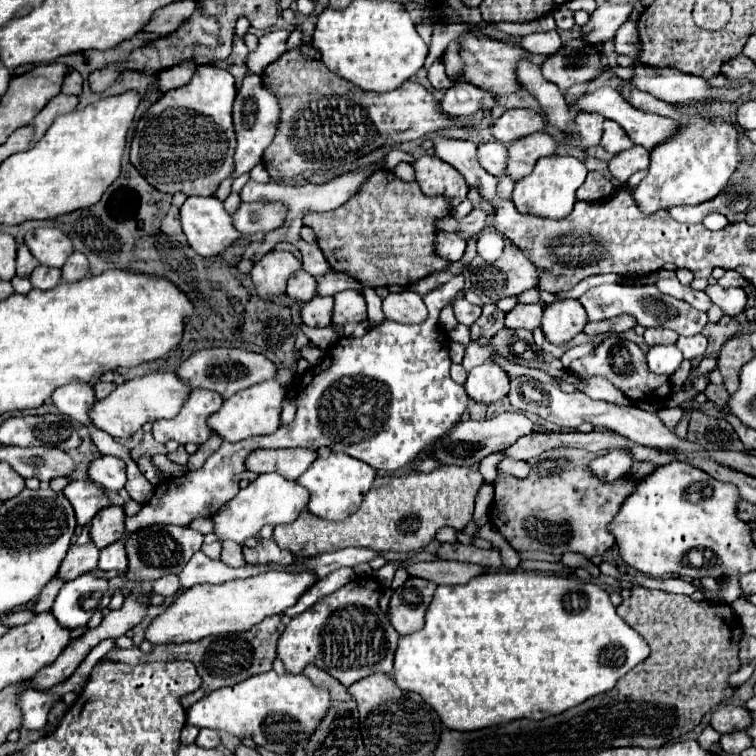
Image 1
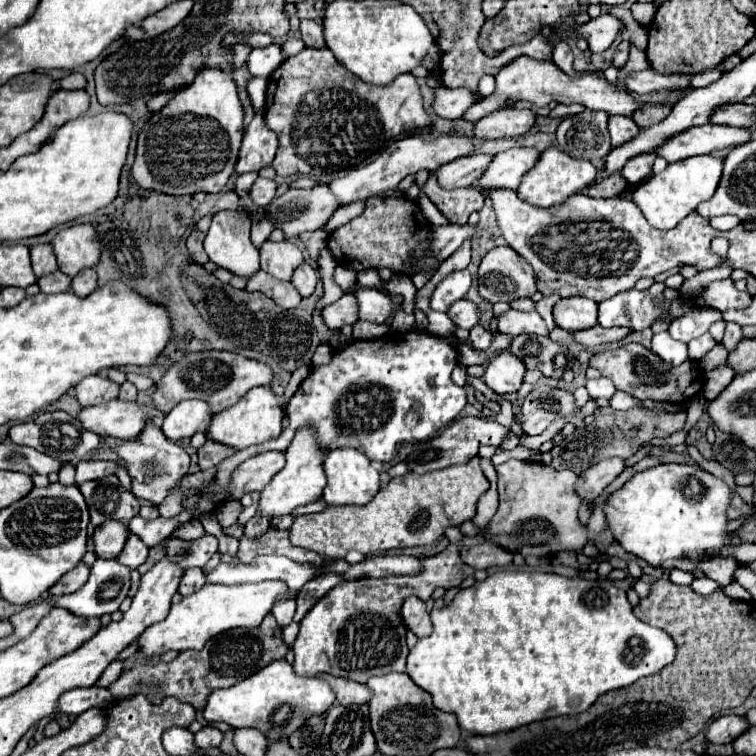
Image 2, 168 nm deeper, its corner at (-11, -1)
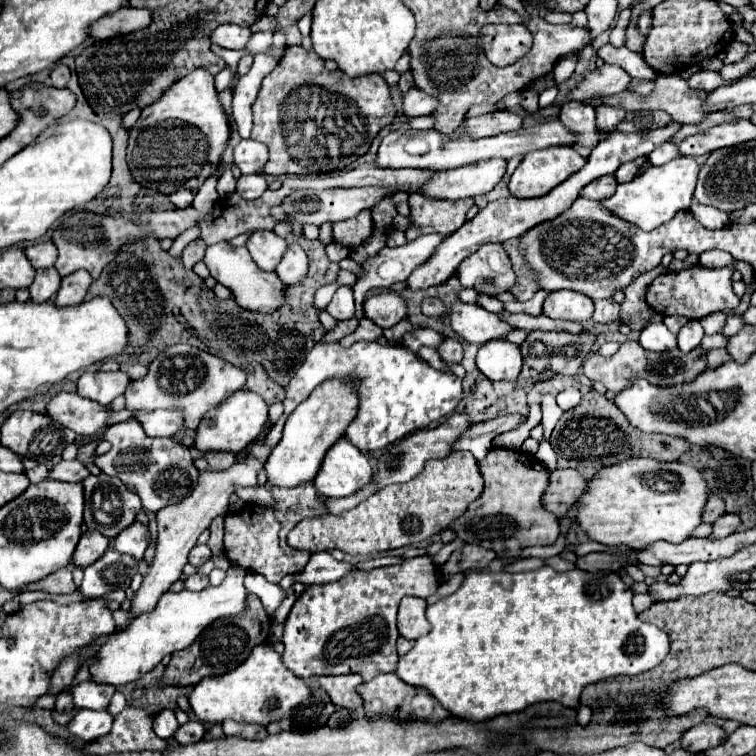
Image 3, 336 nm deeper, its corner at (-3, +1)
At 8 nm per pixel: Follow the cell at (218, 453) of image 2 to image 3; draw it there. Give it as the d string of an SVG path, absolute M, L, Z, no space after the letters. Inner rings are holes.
M205 453L203 457L195 459L195 467L199 471L223 471L235 463L233 453Z

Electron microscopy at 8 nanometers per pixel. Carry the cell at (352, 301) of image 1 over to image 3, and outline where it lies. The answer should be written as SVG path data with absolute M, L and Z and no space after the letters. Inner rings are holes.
M381 293L365 301L365 317L383 329L393 327L407 319L407 303L399 297L399 293Z

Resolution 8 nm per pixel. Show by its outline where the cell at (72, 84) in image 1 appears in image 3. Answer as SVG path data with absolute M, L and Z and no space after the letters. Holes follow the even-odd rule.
M59 63L53 71L51 71L51 85L53 87L65 87L65 83L69 81L69 67L67 65L63 65L63 63Z

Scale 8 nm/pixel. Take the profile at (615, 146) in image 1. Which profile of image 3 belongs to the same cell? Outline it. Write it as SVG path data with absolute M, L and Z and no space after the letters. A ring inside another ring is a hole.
M599 105L599 109L595 111L597 111L597 127L609 133L613 133L617 123L625 117L623 109L611 109L611 105Z

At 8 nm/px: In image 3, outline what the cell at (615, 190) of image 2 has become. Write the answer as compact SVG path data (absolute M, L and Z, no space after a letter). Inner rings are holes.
M605 175L605 177L599 177L599 179L591 181L589 185L585 185L581 195L585 199L603 201L603 199L607 199L607 197L611 197L615 193L615 187L617 187L617 179L613 175Z

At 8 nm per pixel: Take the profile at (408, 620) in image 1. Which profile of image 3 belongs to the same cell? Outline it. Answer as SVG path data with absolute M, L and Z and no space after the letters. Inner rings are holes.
M415 597L401 599L397 615L397 627L401 637L419 639L421 635L427 635L431 631L431 625L425 617L425 609L427 609L425 599L415 599Z

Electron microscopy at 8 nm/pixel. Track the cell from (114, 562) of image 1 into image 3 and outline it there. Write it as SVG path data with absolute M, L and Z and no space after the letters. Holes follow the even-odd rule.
M135 521L133 525L129 525L125 531L121 531L113 539L111 547L115 551L119 551L119 553L129 553L135 559L143 559L143 553L149 547L149 541L151 541L149 527L143 525L143 523L139 523L139 521Z

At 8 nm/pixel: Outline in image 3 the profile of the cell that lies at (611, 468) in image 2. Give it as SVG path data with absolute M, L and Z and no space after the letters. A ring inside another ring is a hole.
M555 469L549 473L549 485L543 493L543 507L549 513L555 513L555 517L563 517L585 489L587 479L583 479L575 469Z

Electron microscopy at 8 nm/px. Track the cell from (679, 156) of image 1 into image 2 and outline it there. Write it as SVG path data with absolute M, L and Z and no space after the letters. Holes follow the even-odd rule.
M713 153L687 157L687 159L669 163L667 169L661 171L659 175L651 175L633 191L631 199L643 211L645 219L651 225L655 225L655 229L671 229L685 215L695 211L699 203L711 199L711 195L717 191L717 185L721 181L721 173L723 173L723 159Z

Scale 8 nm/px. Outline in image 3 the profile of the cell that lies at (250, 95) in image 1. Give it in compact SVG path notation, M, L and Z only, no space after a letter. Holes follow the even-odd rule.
M243 139L235 147L233 159L235 159L235 165L241 169L241 173L259 173L263 165L269 161L269 149L259 141Z

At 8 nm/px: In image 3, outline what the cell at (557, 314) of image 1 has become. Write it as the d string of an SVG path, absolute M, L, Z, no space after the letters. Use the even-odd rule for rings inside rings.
M555 291L549 293L543 301L543 315L551 319L569 319L569 321L587 321L593 313L593 301L575 291Z

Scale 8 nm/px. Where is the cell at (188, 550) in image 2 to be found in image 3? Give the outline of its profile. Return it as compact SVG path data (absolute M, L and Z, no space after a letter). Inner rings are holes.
M195 545L193 549L191 549L191 555L189 555L189 563L193 565L193 567L201 567L205 561L209 561L211 559L211 551L209 551L209 547L207 545Z

